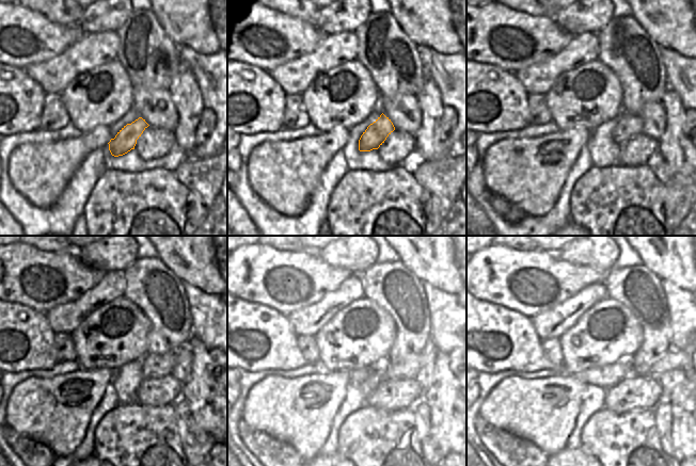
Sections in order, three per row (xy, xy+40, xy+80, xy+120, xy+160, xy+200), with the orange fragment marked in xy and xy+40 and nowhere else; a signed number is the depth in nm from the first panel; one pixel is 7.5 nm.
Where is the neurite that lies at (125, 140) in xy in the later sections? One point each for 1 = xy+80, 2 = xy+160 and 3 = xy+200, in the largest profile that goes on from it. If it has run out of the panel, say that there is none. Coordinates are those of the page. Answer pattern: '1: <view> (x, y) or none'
1: xy+80 (628, 126)
2: xy+160 (408, 369)
3: xy+200 (674, 358)

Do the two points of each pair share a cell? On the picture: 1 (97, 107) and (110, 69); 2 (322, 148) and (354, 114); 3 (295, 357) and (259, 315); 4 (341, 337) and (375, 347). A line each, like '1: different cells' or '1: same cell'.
1: same cell
2: different cells
3: same cell
4: same cell

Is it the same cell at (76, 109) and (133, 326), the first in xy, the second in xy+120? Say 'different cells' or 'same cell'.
same cell

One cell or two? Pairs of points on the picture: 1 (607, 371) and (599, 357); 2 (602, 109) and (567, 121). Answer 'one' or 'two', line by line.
1: two
2: one

